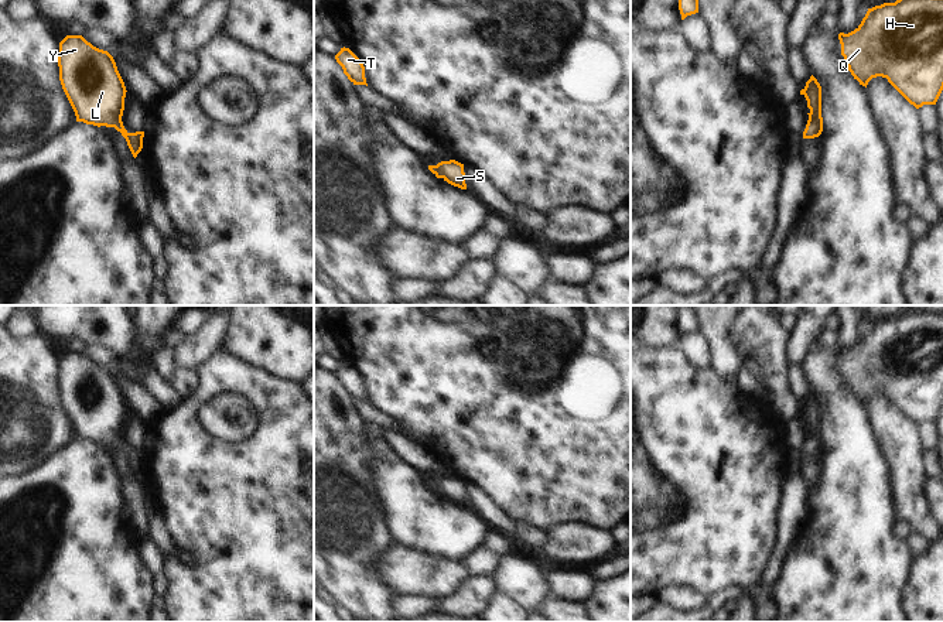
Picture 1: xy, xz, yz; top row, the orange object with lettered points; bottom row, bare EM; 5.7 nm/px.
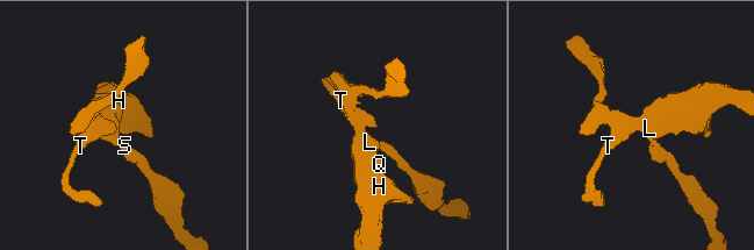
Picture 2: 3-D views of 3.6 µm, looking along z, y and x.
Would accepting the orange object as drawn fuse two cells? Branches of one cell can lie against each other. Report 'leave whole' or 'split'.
leave whole

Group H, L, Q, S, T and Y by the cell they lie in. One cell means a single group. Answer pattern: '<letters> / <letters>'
H L Q S T Y

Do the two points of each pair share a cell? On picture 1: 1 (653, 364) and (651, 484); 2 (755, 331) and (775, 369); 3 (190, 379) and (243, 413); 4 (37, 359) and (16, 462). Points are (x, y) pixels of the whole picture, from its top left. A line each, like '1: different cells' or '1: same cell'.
1: same cell
2: same cell
3: different cells
4: same cell

